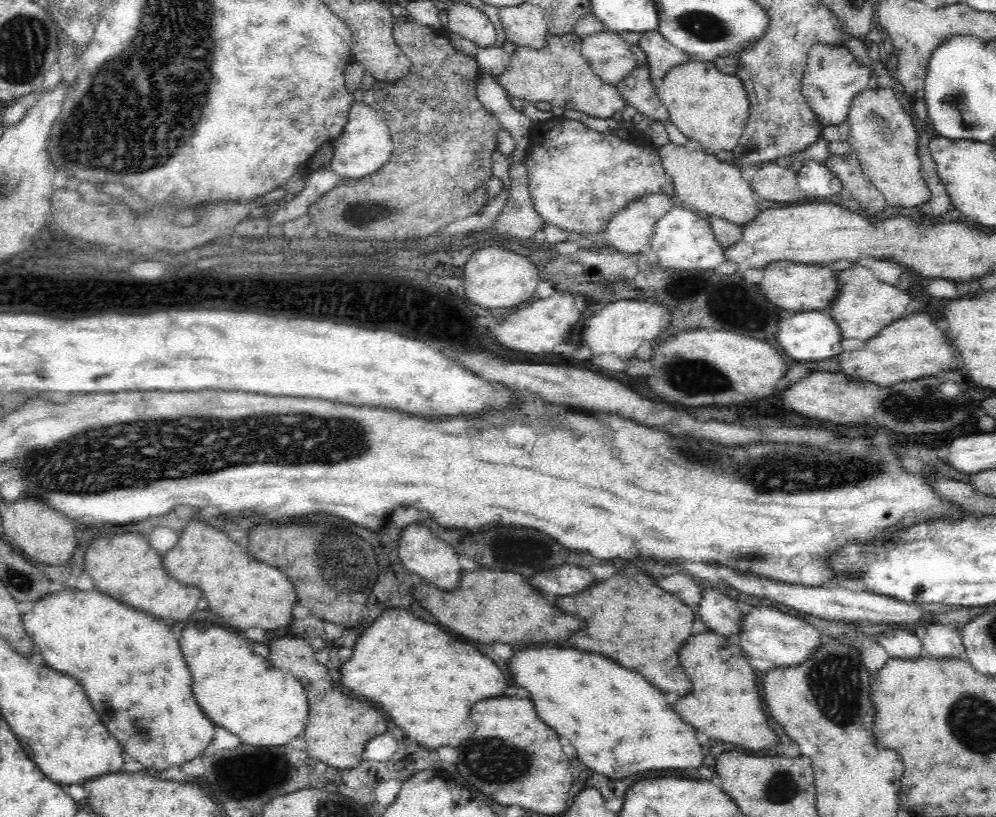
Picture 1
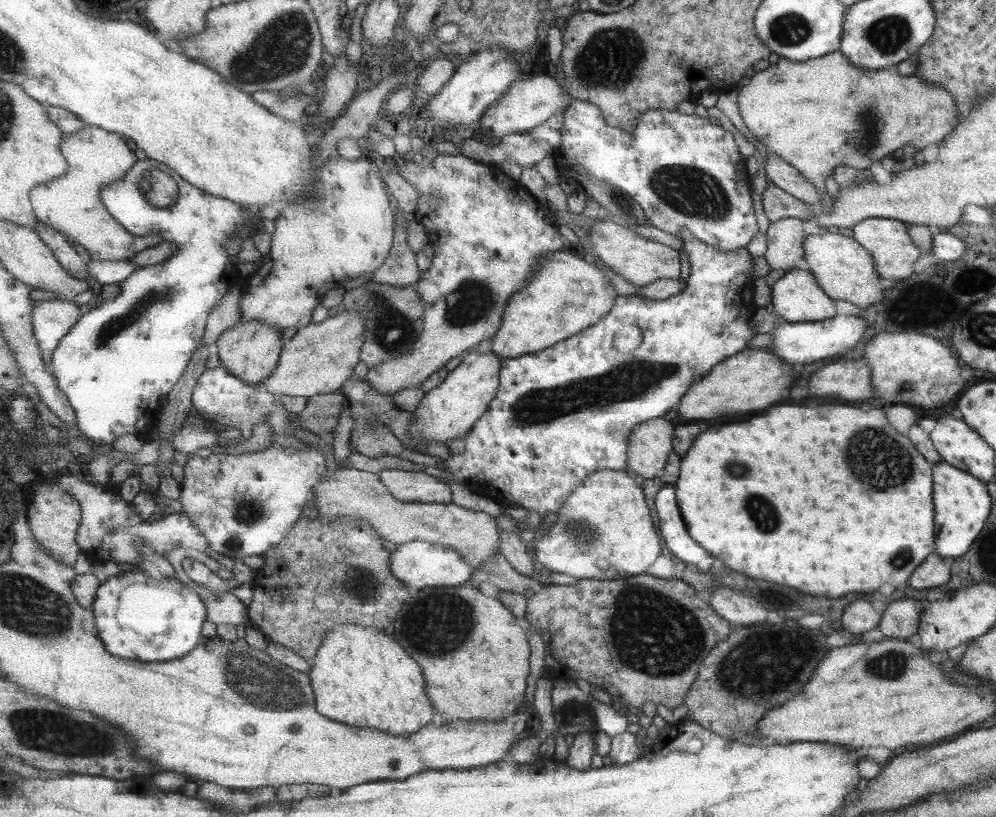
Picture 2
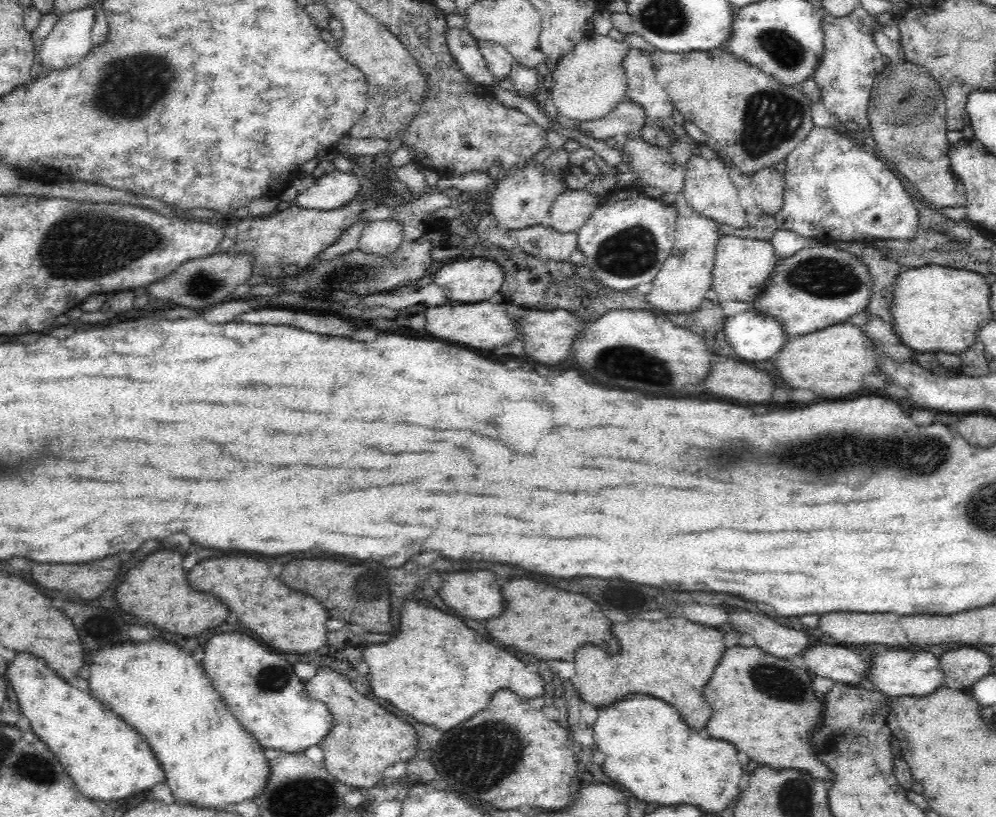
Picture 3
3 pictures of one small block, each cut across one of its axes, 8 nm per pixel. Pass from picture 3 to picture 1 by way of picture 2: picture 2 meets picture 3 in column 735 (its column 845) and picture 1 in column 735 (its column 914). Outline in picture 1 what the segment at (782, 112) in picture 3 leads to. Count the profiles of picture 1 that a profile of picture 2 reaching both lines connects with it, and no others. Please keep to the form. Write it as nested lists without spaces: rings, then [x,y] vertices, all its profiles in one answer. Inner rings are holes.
[[[692,60],[684,66],[674,66],[662,78],[662,86],[656,88],[660,100],[670,112],[672,124],[678,126],[682,134],[690,140],[692,146],[698,146],[706,152],[716,150],[730,150],[740,142],[742,132],[746,130],[748,116],[750,116],[750,100],[744,82],[734,74],[722,74],[716,64]]]

